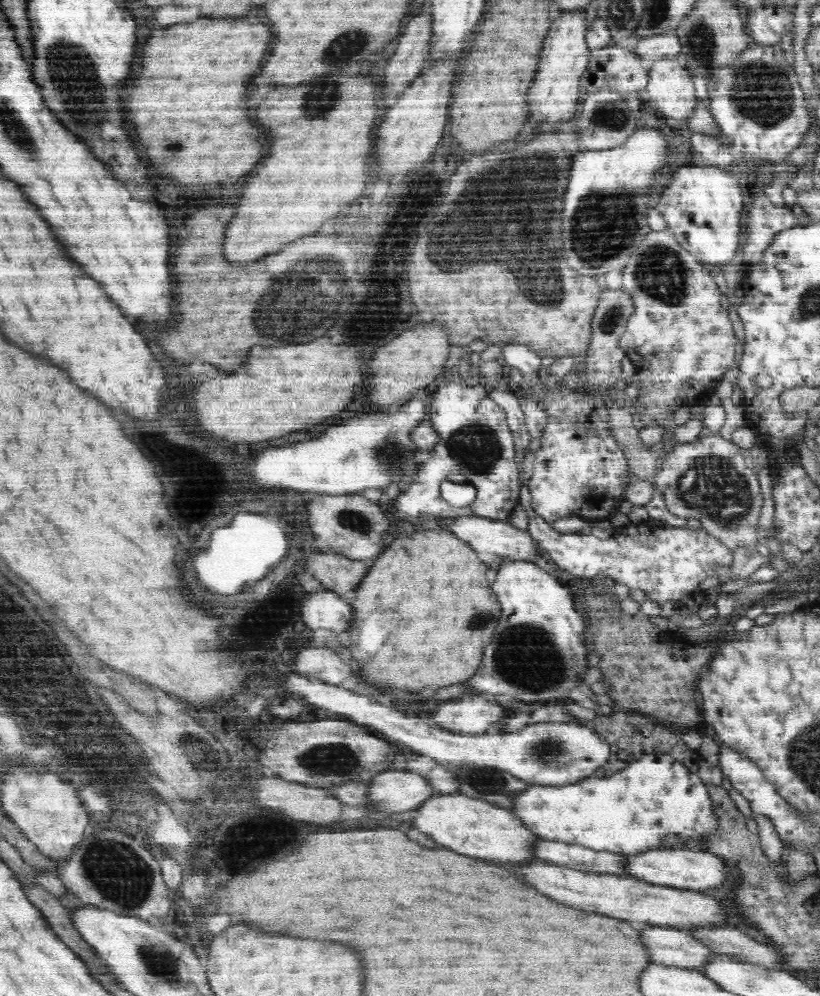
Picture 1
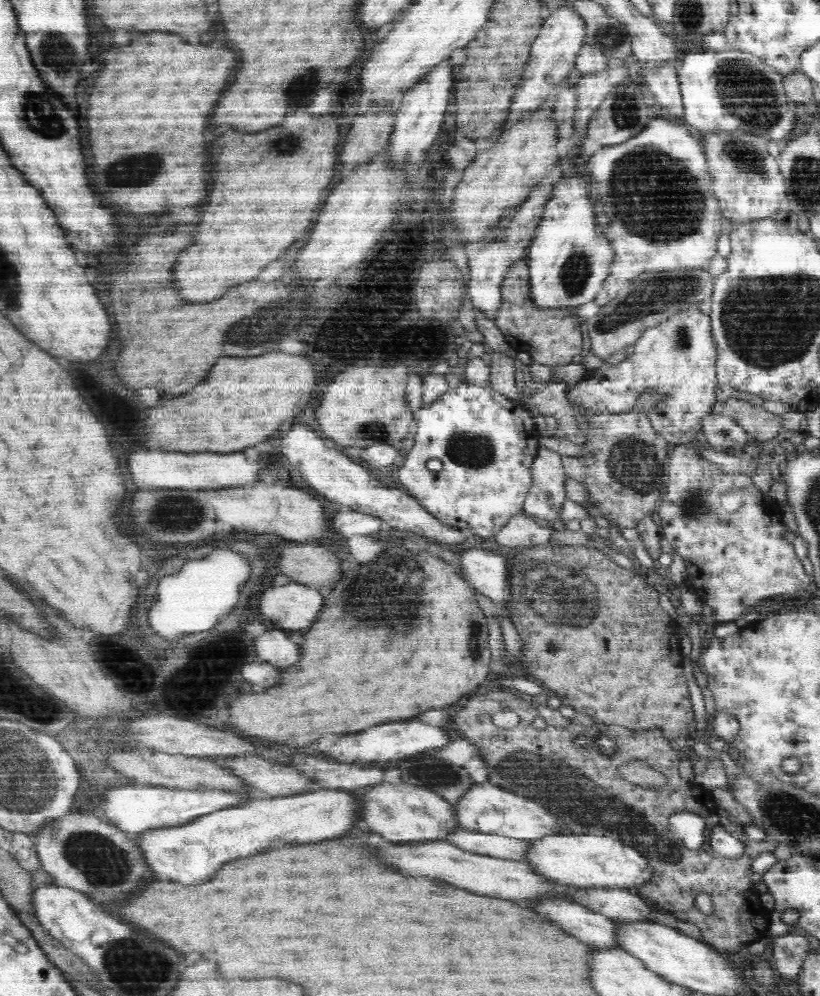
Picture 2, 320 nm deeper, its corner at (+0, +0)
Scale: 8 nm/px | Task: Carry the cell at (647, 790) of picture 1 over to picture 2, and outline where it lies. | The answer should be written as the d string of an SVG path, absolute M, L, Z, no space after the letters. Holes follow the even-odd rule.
M484 782L472 786L455 804L455 820L458 820L461 829L484 832L484 834L499 834L518 840L534 841L546 836L570 834L570 832L562 832L563 825L559 824L558 816L536 802L538 801L520 796L519 793L508 792L507 789Z

